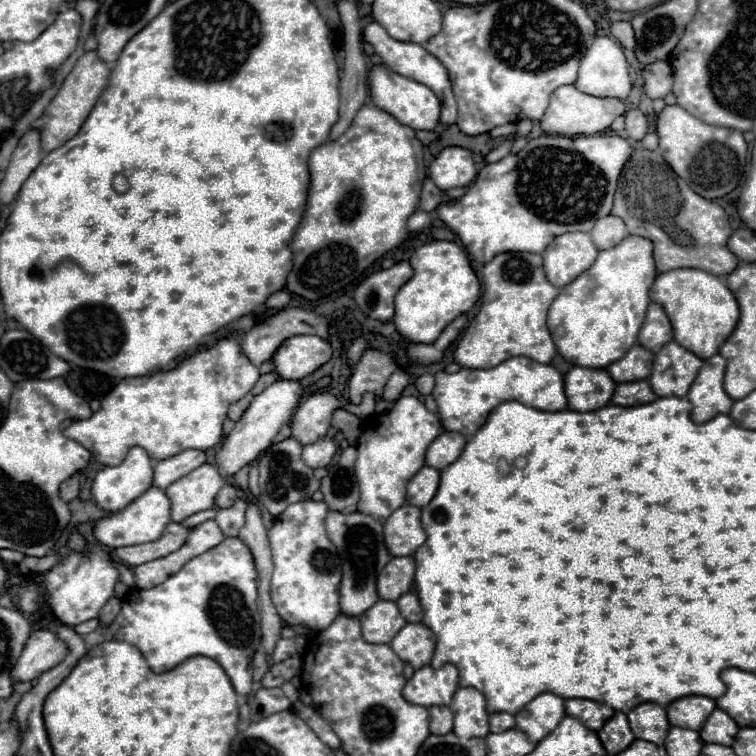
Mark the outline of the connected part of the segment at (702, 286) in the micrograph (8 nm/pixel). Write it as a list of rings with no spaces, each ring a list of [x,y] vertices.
[[[677,268],[663,272],[655,278],[651,286],[651,300],[661,304],[671,320],[675,342],[701,356],[701,360],[709,360],[721,348],[721,344],[731,336],[733,328],[739,320],[739,304],[725,286],[725,280],[695,268]]]

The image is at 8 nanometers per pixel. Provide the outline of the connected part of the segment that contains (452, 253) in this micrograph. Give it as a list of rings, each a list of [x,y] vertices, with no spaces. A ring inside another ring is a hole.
[[[431,240],[414,249],[411,254],[411,266],[415,270],[413,278],[397,292],[395,296],[395,326],[399,334],[409,340],[409,342],[435,342],[437,336],[443,332],[443,328],[453,322],[459,314],[469,312],[481,292],[479,280],[469,264],[469,258],[461,246],[457,246],[454,241]]]

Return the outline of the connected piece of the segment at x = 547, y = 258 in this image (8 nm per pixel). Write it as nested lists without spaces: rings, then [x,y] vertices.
[[[587,232],[561,234],[543,252],[545,276],[553,286],[563,288],[585,272],[597,254],[599,250]]]

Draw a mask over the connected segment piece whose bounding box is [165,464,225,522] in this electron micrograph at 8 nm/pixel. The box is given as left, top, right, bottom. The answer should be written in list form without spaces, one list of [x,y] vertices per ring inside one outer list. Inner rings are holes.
[[[203,464],[191,474],[173,482],[165,492],[171,500],[171,520],[181,522],[187,516],[213,508],[217,492],[223,488],[225,480],[213,464]]]

